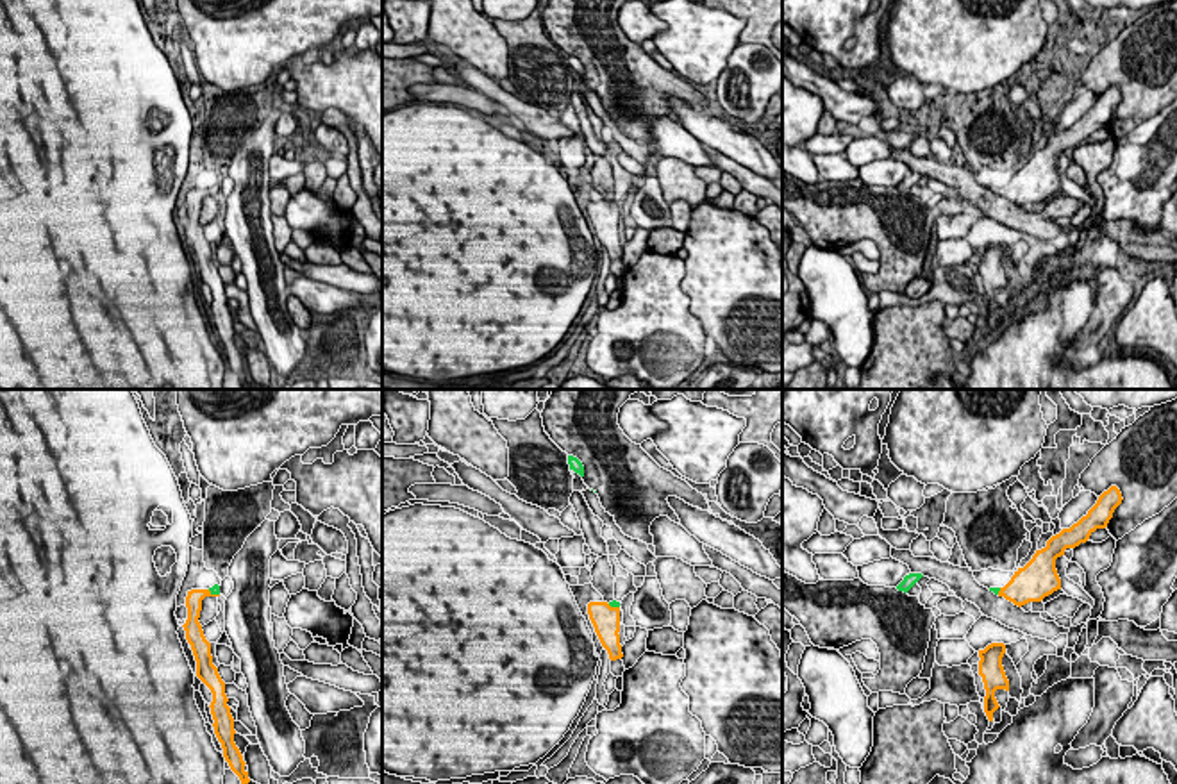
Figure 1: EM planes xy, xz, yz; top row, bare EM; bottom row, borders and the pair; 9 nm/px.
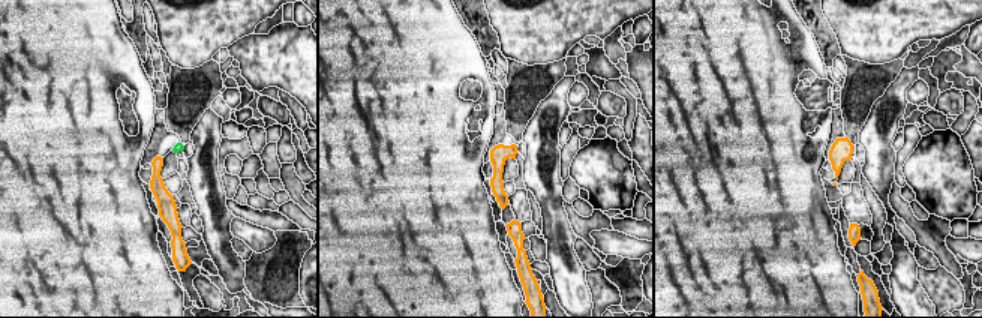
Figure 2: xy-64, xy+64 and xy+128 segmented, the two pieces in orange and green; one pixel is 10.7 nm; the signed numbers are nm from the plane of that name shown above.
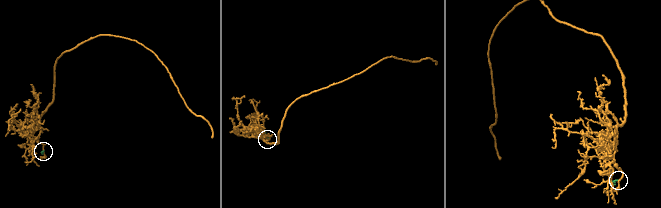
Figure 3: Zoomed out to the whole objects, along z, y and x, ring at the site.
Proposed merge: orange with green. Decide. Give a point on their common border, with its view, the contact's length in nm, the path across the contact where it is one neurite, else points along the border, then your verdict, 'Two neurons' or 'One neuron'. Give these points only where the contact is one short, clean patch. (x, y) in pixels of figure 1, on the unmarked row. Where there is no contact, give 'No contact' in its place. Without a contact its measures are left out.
Touches orange at xy (213, 195). Shared border 120 nm. Path across: xy (193, 200), (200, 193), (213, 195), (215, 190). One neuron

